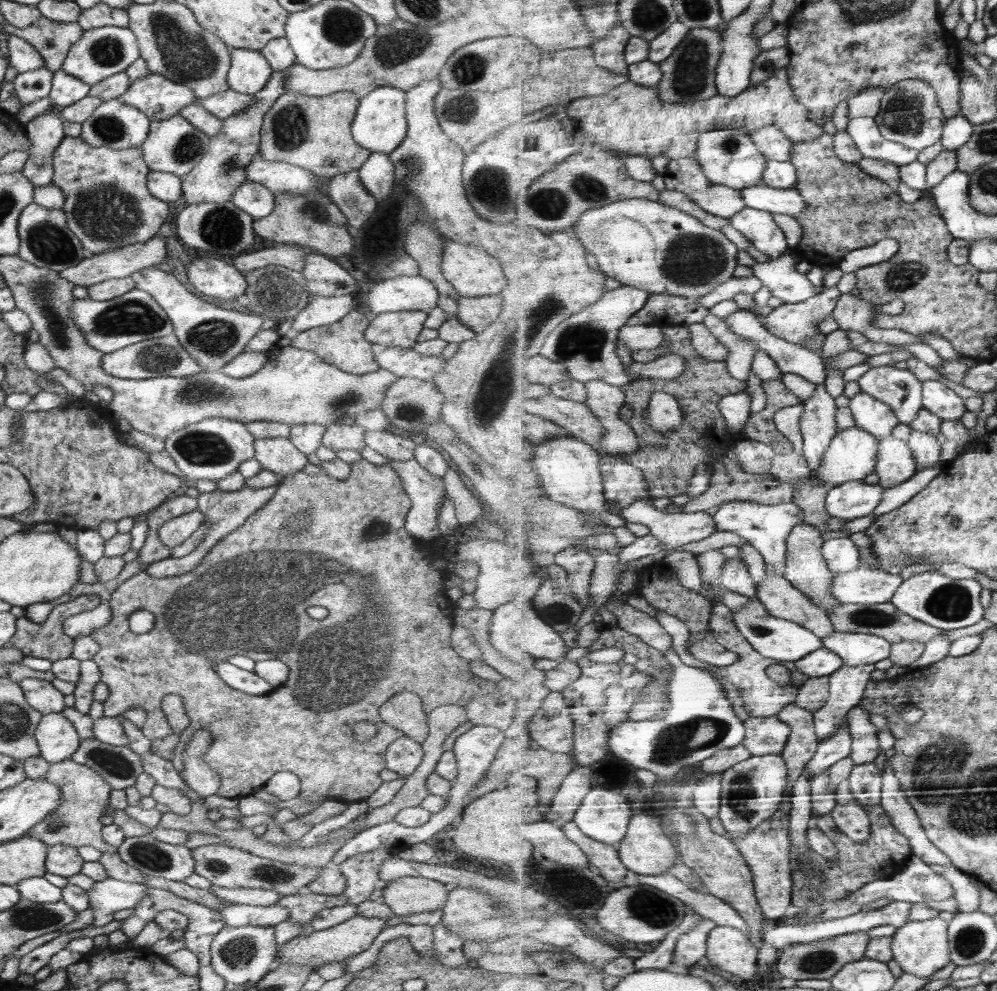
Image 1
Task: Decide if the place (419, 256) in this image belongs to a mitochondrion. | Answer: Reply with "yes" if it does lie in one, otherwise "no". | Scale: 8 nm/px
no

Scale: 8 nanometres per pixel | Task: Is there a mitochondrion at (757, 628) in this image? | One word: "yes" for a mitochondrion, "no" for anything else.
yes

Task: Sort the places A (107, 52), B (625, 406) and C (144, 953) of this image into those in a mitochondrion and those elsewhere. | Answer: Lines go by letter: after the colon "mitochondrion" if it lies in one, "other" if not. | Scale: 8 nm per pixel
A: mitochondrion
B: other
C: other

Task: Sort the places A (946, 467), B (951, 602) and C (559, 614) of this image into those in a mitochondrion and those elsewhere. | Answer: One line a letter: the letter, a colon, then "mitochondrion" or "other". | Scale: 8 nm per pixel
A: other
B: mitochondrion
C: mitochondrion

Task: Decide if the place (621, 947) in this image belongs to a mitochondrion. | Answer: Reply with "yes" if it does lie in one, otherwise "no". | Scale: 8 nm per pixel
no

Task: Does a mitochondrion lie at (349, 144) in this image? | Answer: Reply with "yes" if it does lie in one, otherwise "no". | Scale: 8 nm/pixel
no

